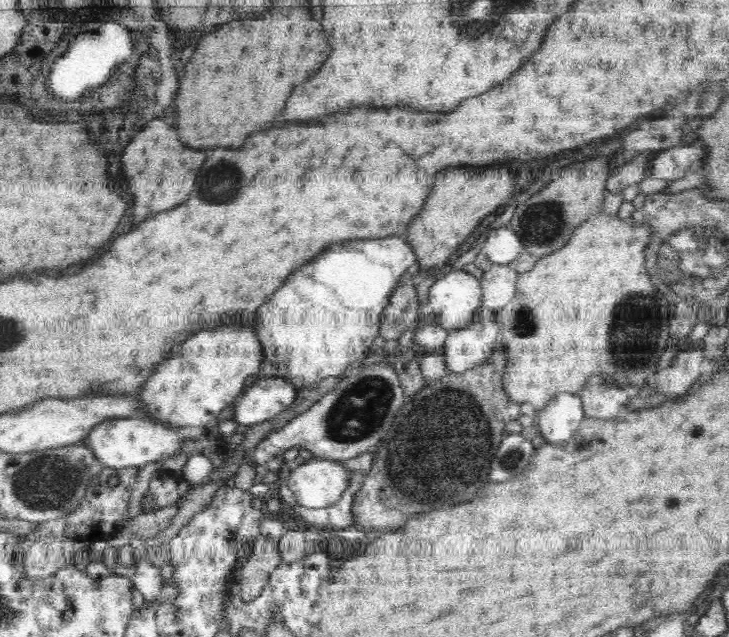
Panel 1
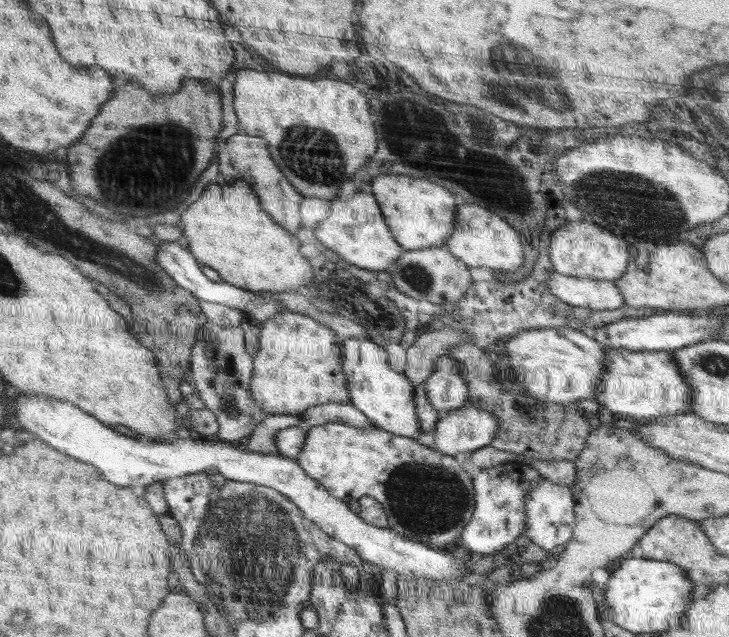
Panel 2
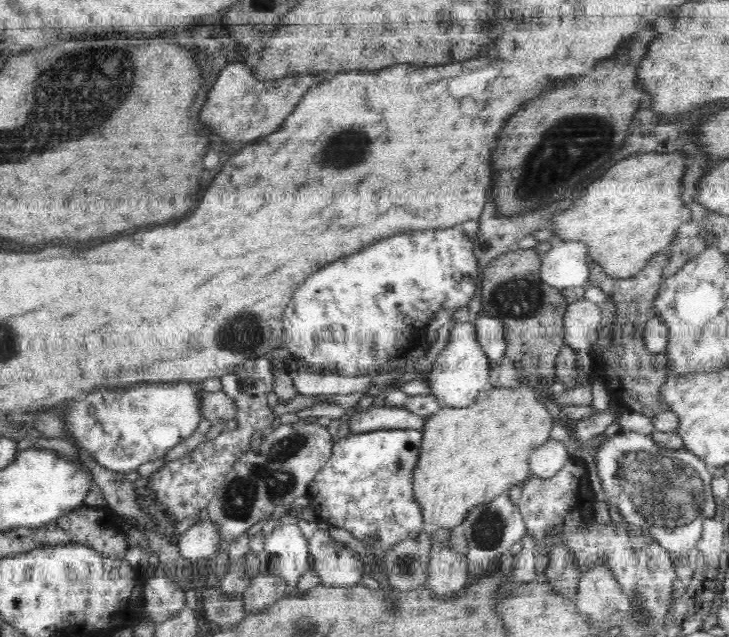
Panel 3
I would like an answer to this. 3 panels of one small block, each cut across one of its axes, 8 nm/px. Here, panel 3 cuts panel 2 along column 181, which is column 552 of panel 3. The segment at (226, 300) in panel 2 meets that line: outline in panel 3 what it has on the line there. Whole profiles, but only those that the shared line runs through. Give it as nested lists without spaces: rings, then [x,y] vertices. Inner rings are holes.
[[[555,239],[551,248],[543,254],[540,268],[540,279],[557,290],[586,286],[589,280],[588,247],[576,240],[560,241]]]

